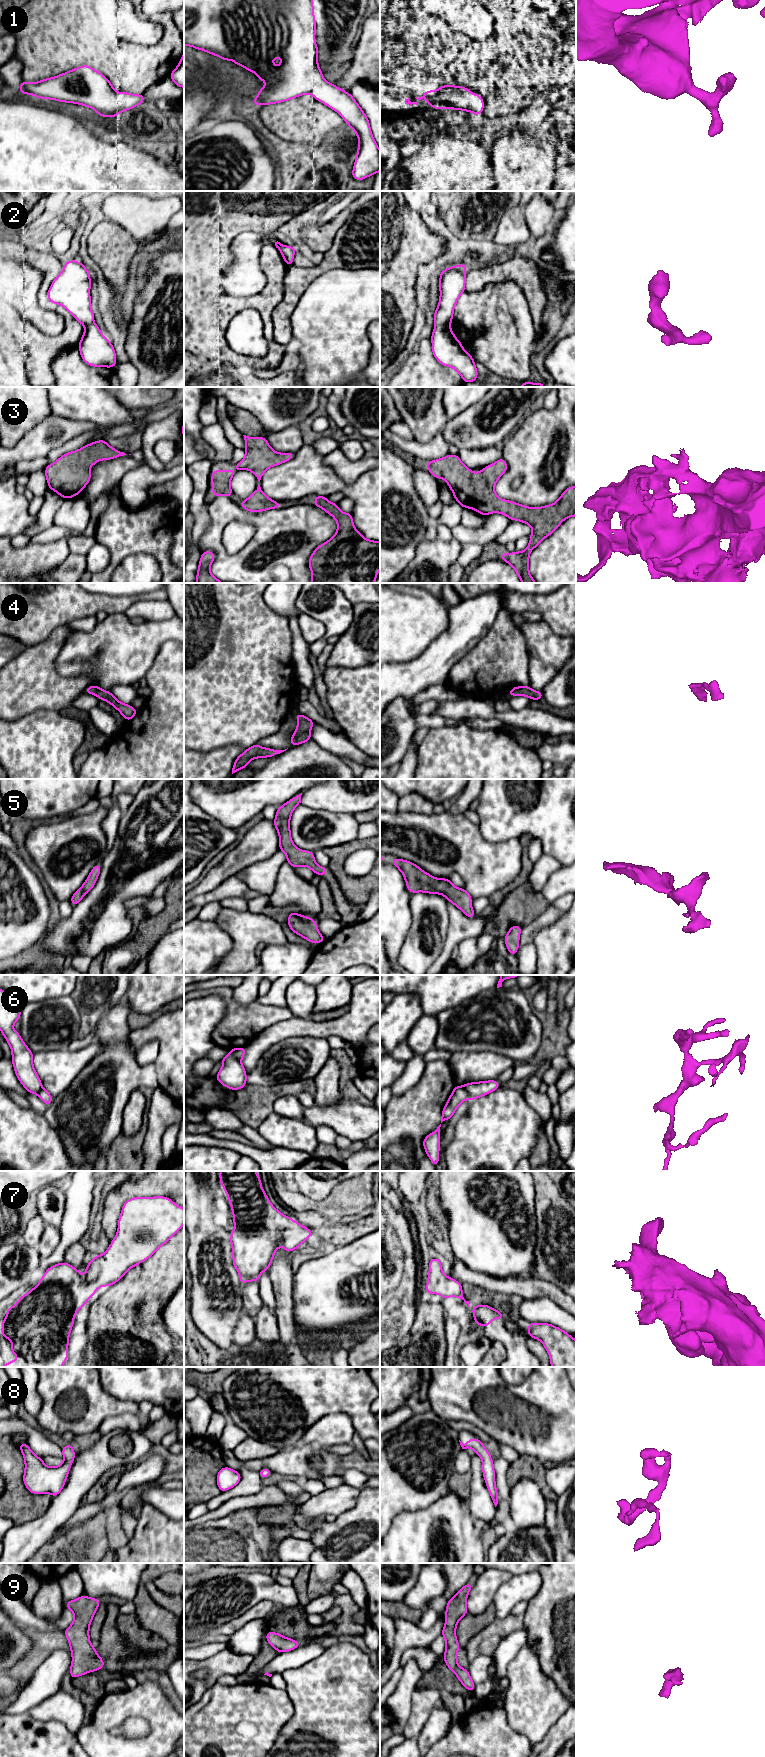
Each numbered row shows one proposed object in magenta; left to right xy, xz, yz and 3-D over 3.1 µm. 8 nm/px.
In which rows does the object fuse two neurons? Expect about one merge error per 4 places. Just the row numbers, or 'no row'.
6

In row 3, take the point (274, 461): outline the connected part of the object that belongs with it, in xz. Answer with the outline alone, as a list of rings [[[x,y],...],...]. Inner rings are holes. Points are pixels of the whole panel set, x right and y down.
[[[243,436],[246,443],[245,457],[234,467],[236,470],[246,469],[253,472],[259,482],[268,468],[289,461],[295,456],[295,453],[275,452],[269,446],[266,437]]]

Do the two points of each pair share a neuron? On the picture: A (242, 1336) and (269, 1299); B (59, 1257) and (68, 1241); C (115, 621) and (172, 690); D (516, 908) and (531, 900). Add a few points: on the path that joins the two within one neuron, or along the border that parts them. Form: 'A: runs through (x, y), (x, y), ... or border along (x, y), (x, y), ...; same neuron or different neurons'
A: border along (257, 1282), (259, 1295), (263, 1303), (274, 1315); different neurons
B: runs through (59, 1253), (64, 1245); same neuron
C: border along (162, 644), (152, 666), (144, 677); different neurons
D: runs through (520, 907), (527, 904); same neuron

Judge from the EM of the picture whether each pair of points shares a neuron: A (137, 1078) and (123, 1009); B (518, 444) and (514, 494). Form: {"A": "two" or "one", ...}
{"A": "one", "B": "one"}

